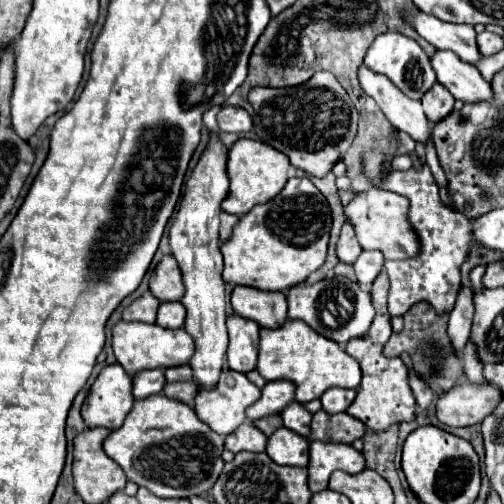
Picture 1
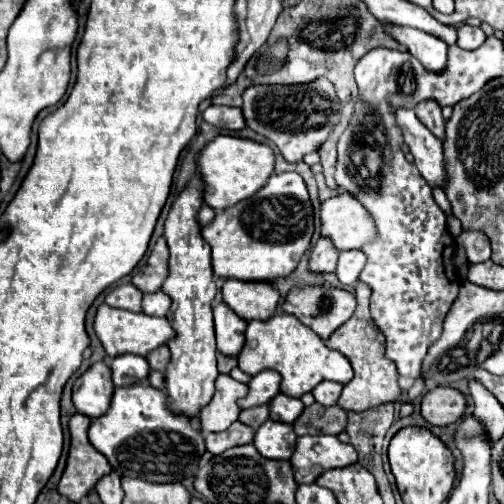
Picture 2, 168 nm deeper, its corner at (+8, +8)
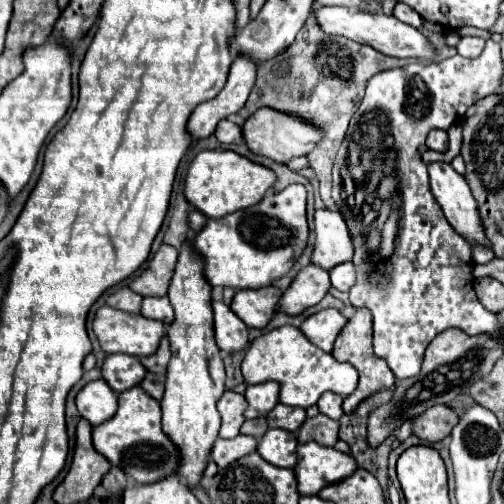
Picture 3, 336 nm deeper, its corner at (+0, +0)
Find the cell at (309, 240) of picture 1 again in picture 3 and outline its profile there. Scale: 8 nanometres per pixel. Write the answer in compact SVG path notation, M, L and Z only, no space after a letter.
M290 184L280 194L268 192L256 206L236 210L224 218L208 218L206 226L192 240L192 248L204 258L204 272L210 286L264 288L282 278L302 254L308 240L306 188Z

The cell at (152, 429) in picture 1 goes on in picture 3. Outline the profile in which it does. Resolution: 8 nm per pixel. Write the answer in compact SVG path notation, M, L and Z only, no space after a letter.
M140 386L124 390L122 394L118 394L116 414L92 430L94 448L102 456L106 456L112 466L122 468L128 480L138 482L138 484L156 482L170 474L176 474L180 456L178 456L176 446L162 432L160 418L162 414L160 414L158 400L148 396Z

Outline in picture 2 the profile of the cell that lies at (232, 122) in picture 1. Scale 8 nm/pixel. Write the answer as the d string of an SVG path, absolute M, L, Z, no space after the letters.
M208 106L204 110L204 120L216 128L228 128L228 130L242 130L246 126L244 122L244 114L240 108L232 108L232 106Z

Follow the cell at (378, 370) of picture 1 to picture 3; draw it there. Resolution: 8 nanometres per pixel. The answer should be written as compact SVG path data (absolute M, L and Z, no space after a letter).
M358 308L354 312L354 316L346 322L344 330L340 330L336 342L334 342L334 350L332 350L332 356L338 360L338 362L348 362L352 364L356 370L358 370L358 386L352 394L348 394L344 398L344 404L342 404L342 410L344 414L350 414L354 412L354 408L370 394L378 392L378 390L384 390L384 388L394 388L396 384L396 376L392 374L392 370L388 368L388 364L384 364L384 360L380 360L374 350L372 350L372 314L366 310L366 308Z

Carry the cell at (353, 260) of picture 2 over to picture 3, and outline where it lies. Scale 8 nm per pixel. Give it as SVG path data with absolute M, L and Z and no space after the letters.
M344 262L344 264L330 270L330 284L336 290L348 292L352 288L354 280L356 280L356 274L354 274L354 264L352 262Z

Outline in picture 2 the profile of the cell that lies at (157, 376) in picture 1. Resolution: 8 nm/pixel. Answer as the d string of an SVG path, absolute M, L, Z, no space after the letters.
M116 356L116 360L110 360L110 368L114 386L142 384L150 374L150 364L140 356Z

